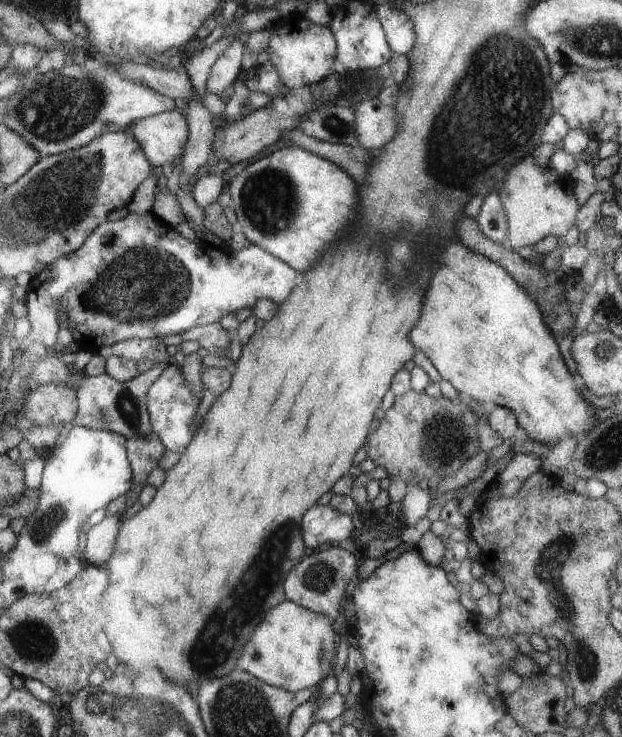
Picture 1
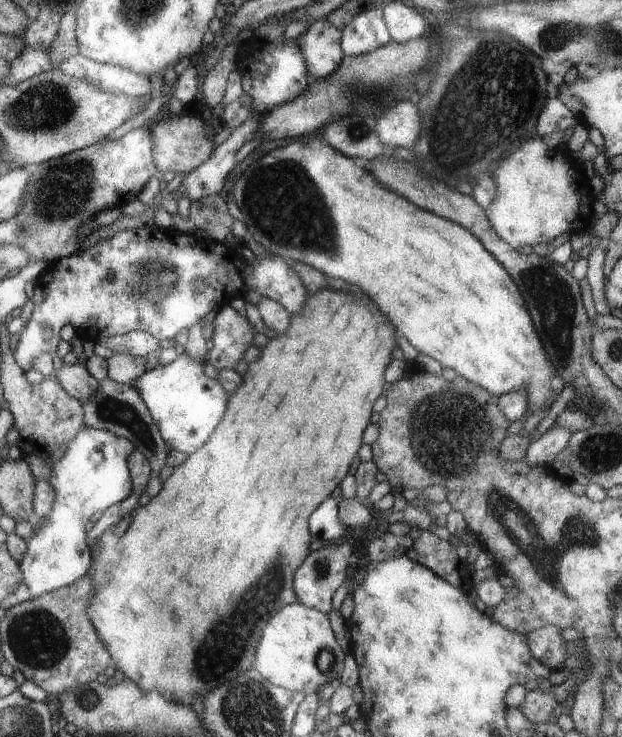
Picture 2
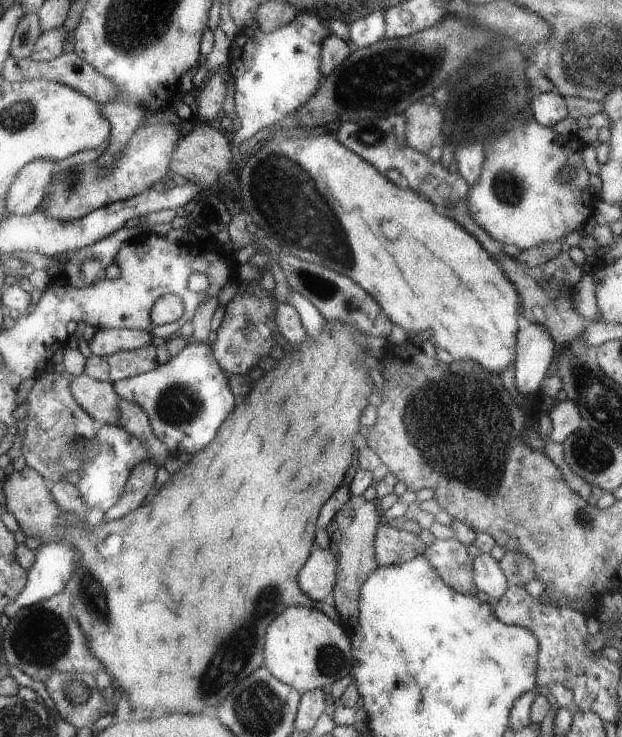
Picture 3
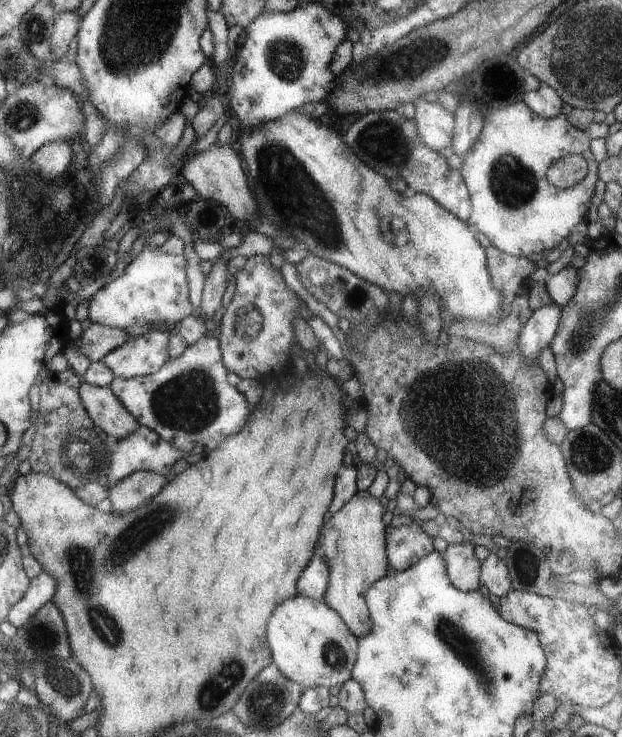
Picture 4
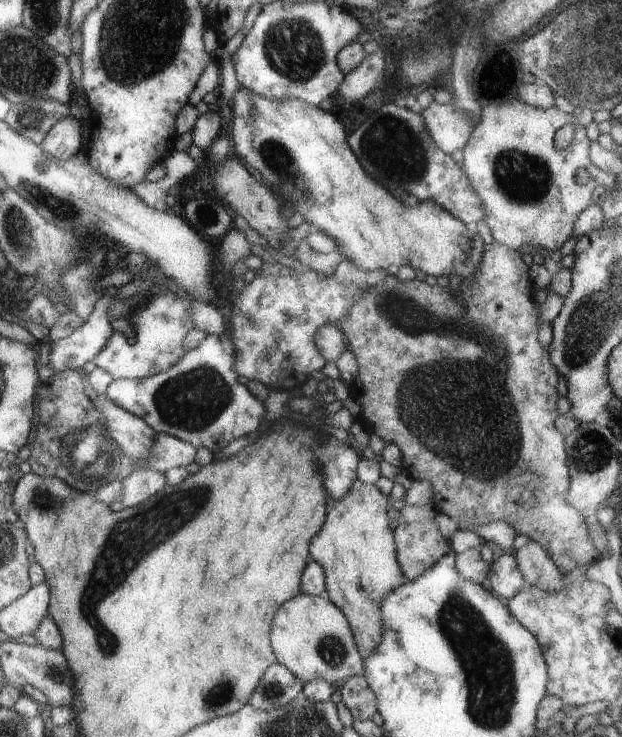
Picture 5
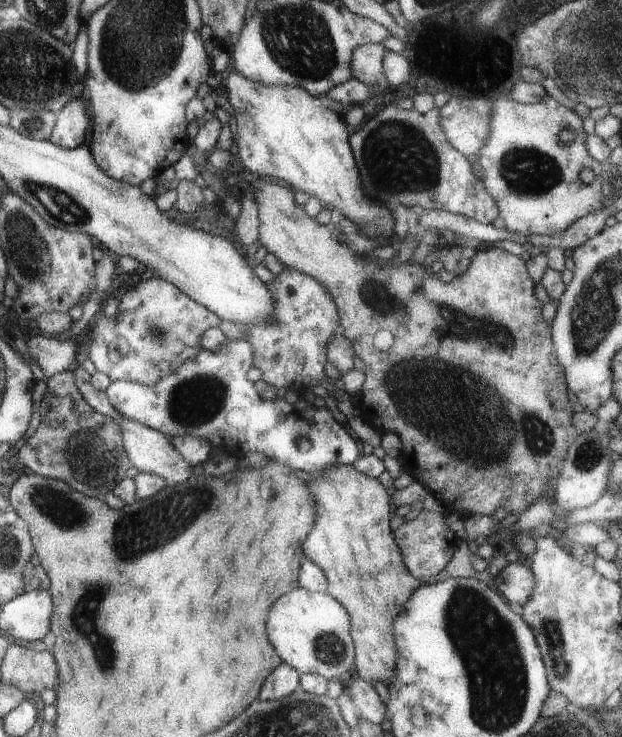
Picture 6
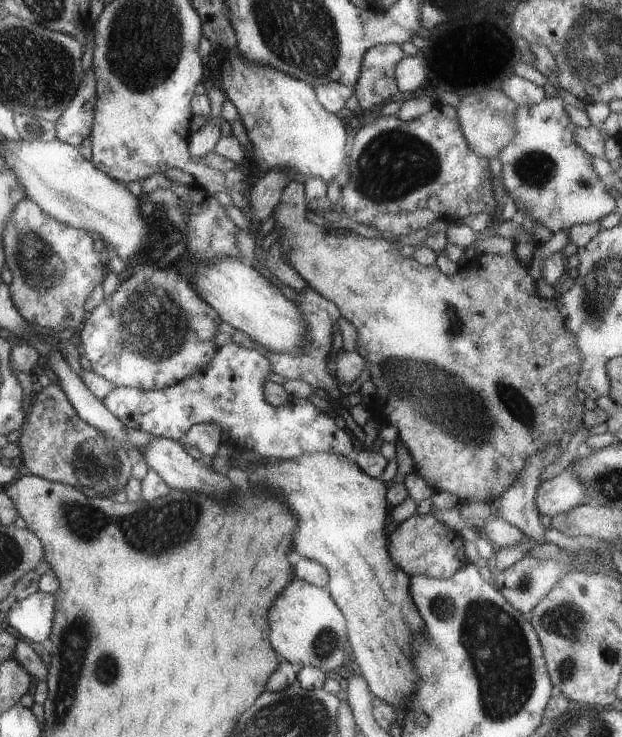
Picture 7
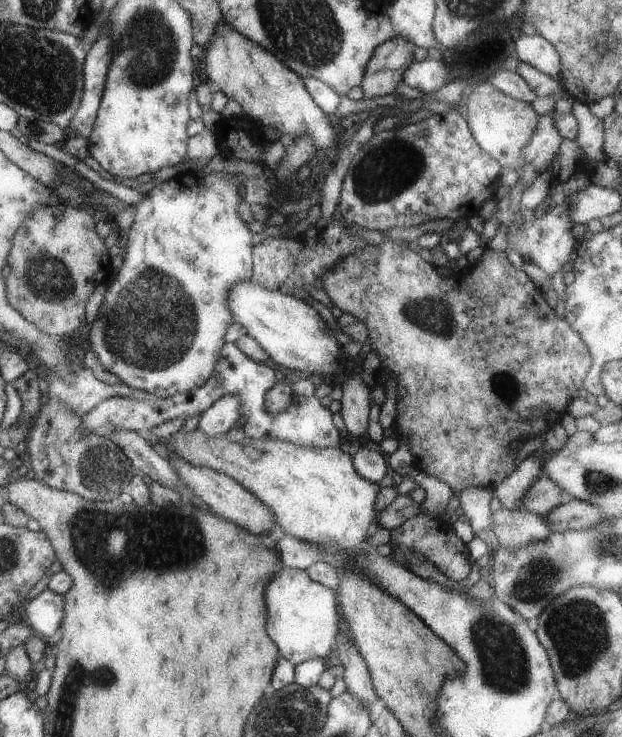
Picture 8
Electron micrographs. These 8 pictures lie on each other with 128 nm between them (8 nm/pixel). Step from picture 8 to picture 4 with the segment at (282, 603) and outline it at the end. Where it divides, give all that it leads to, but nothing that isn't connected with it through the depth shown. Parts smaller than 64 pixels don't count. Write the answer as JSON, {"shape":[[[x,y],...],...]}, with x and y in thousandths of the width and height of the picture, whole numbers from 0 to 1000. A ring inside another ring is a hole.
{"shape":[[[484,809],[465,811],[439,828],[426,863],[439,904],[486,935],[523,931],[540,938],[563,920],[564,905],[571,898],[571,863],[523,820]]]}

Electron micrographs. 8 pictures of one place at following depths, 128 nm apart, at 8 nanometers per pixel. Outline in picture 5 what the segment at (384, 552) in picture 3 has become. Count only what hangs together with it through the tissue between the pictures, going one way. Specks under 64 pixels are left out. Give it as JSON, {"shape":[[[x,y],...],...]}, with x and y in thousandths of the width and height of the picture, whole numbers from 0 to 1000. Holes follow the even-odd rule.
{"shape":[[[699,708],[641,710],[630,719],[641,776],[658,787],[680,779],[723,745],[723,733],[706,725]]]}

